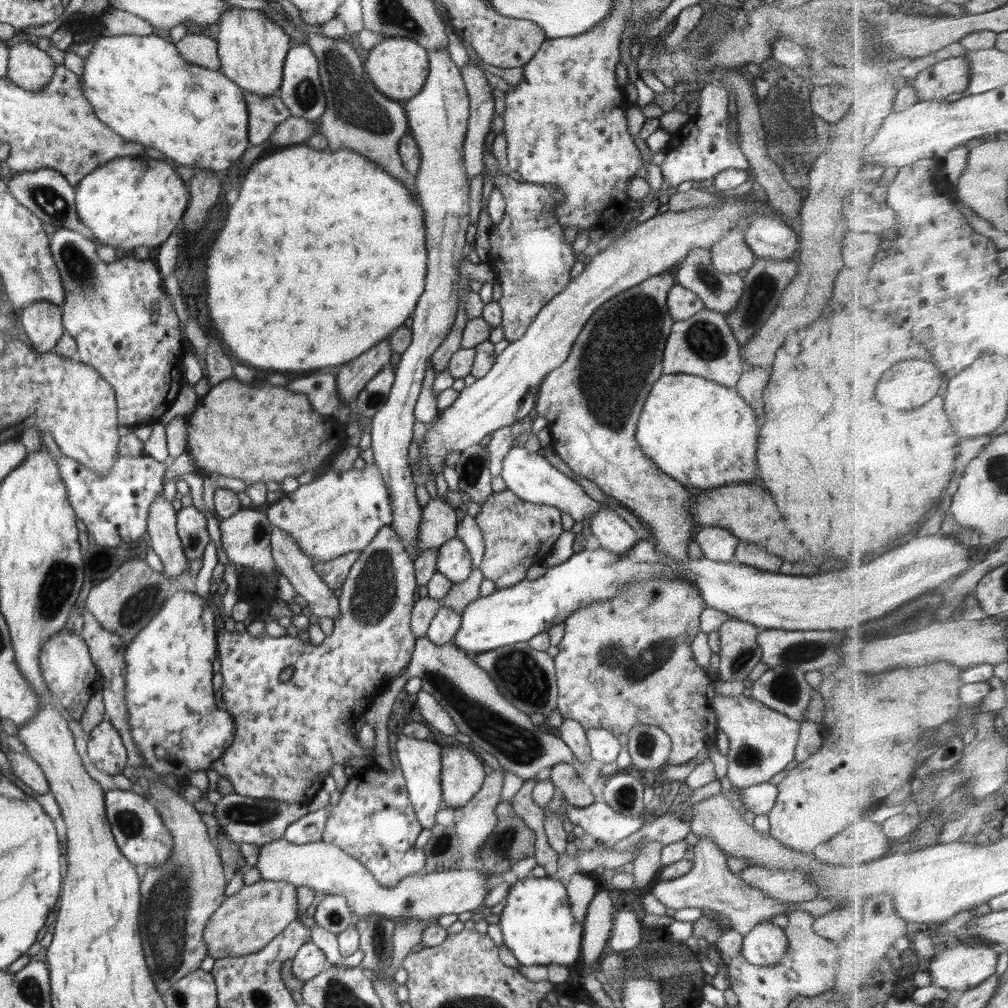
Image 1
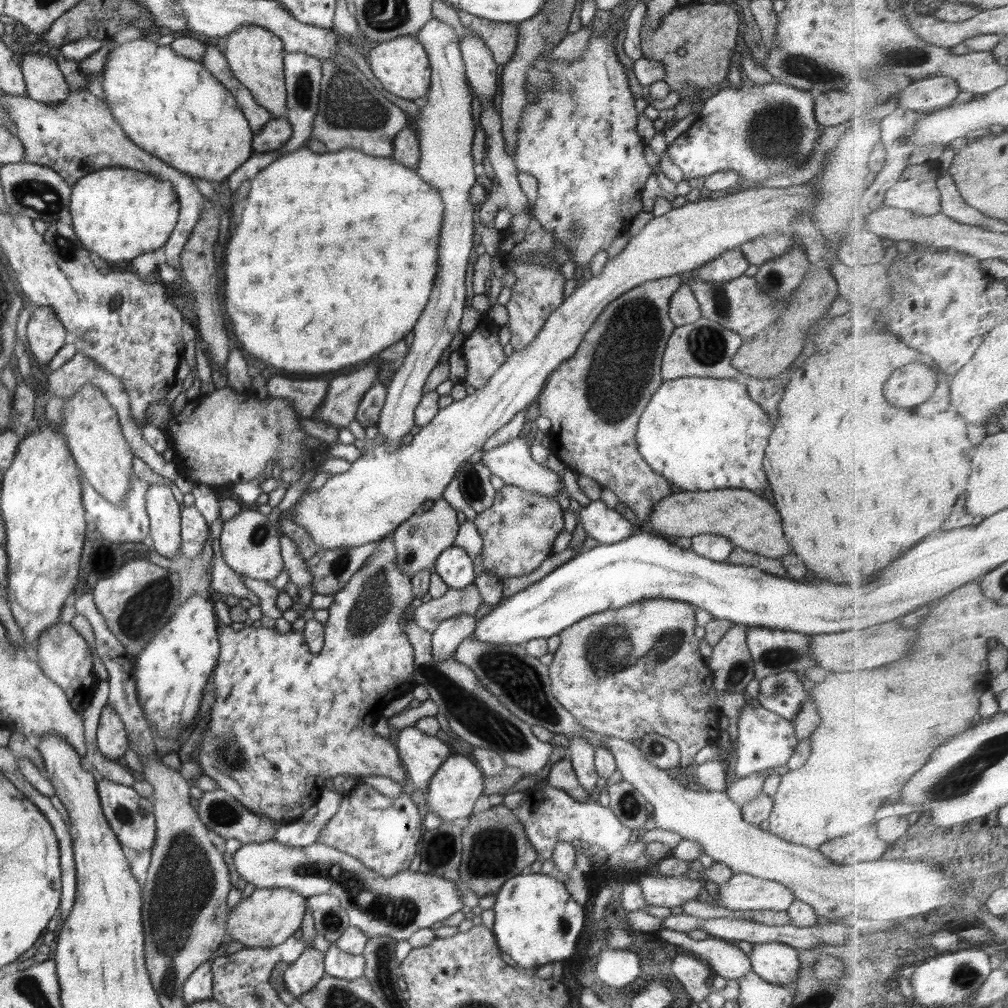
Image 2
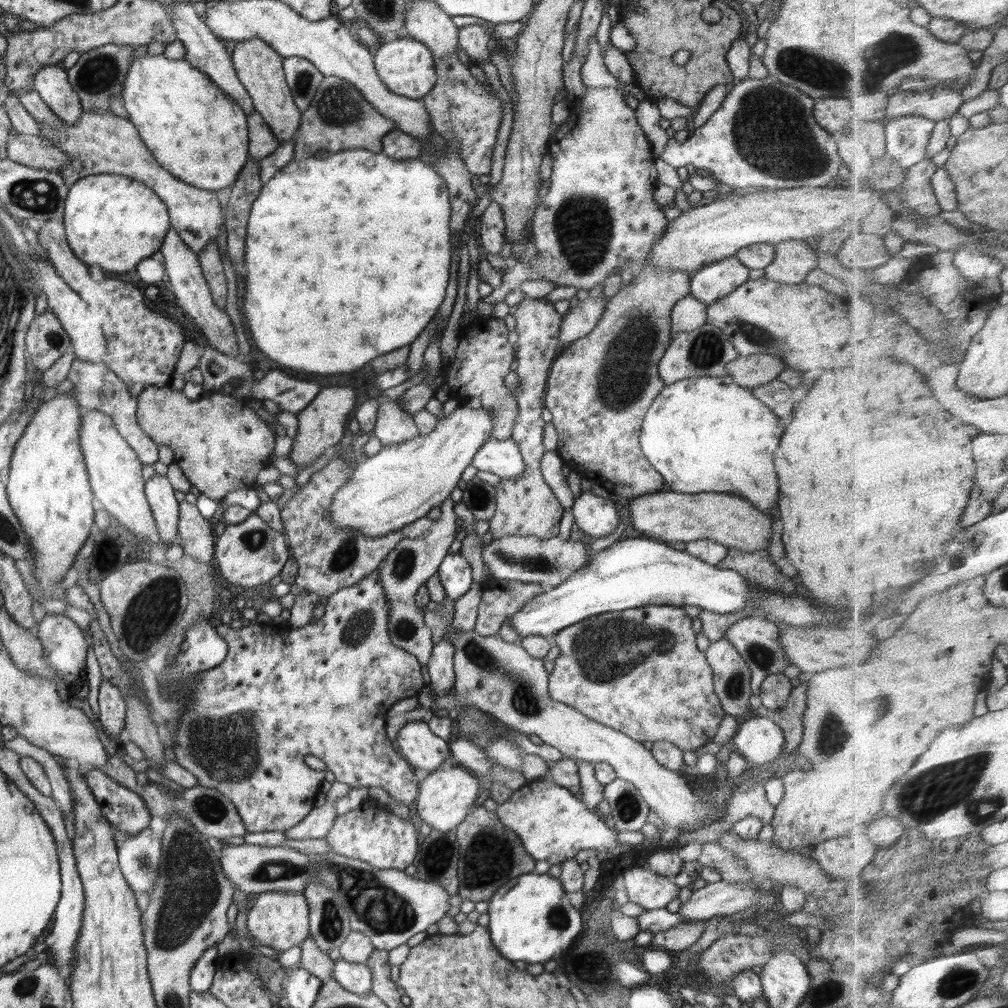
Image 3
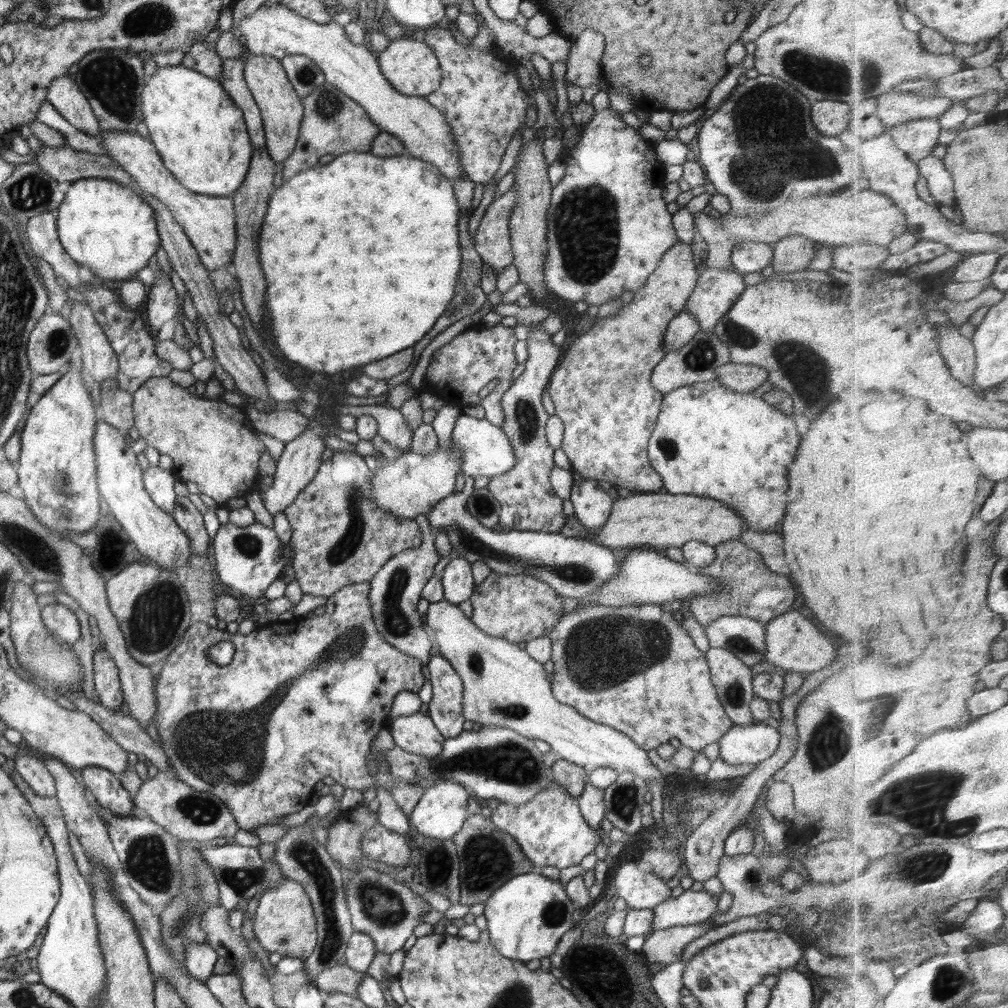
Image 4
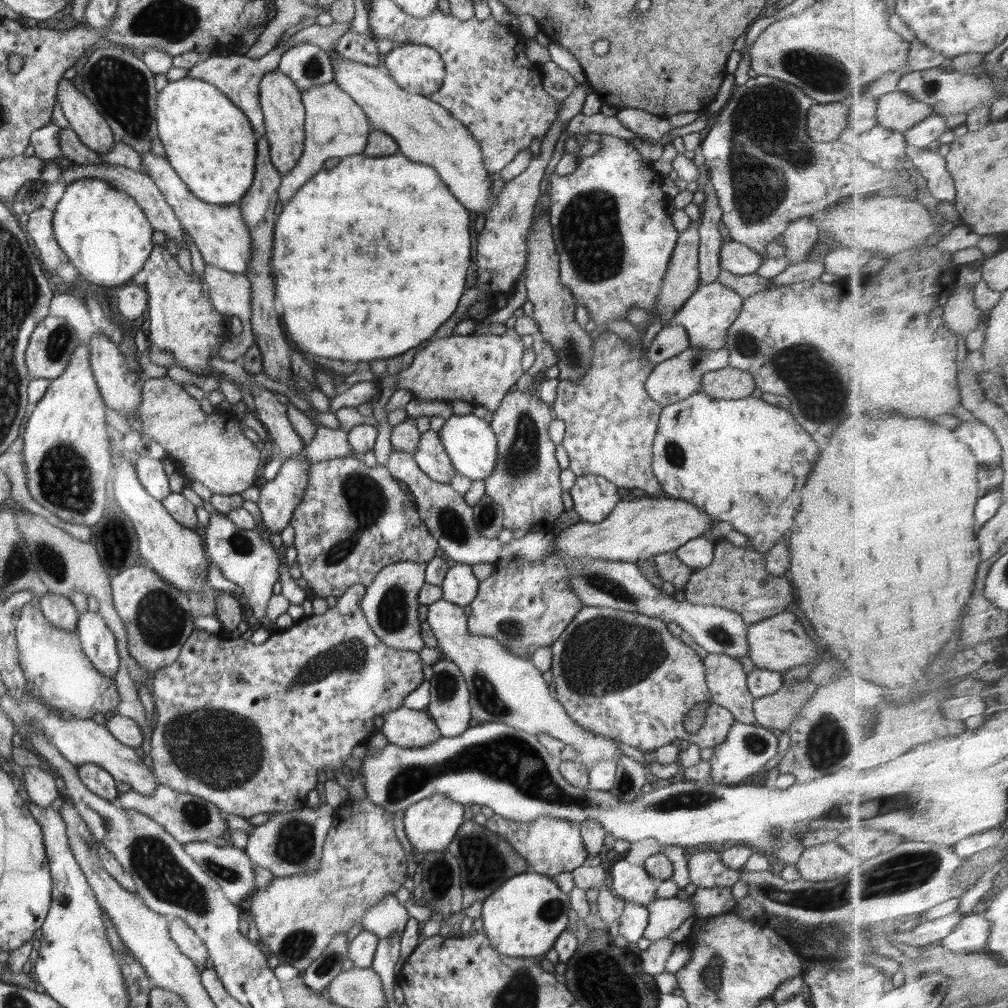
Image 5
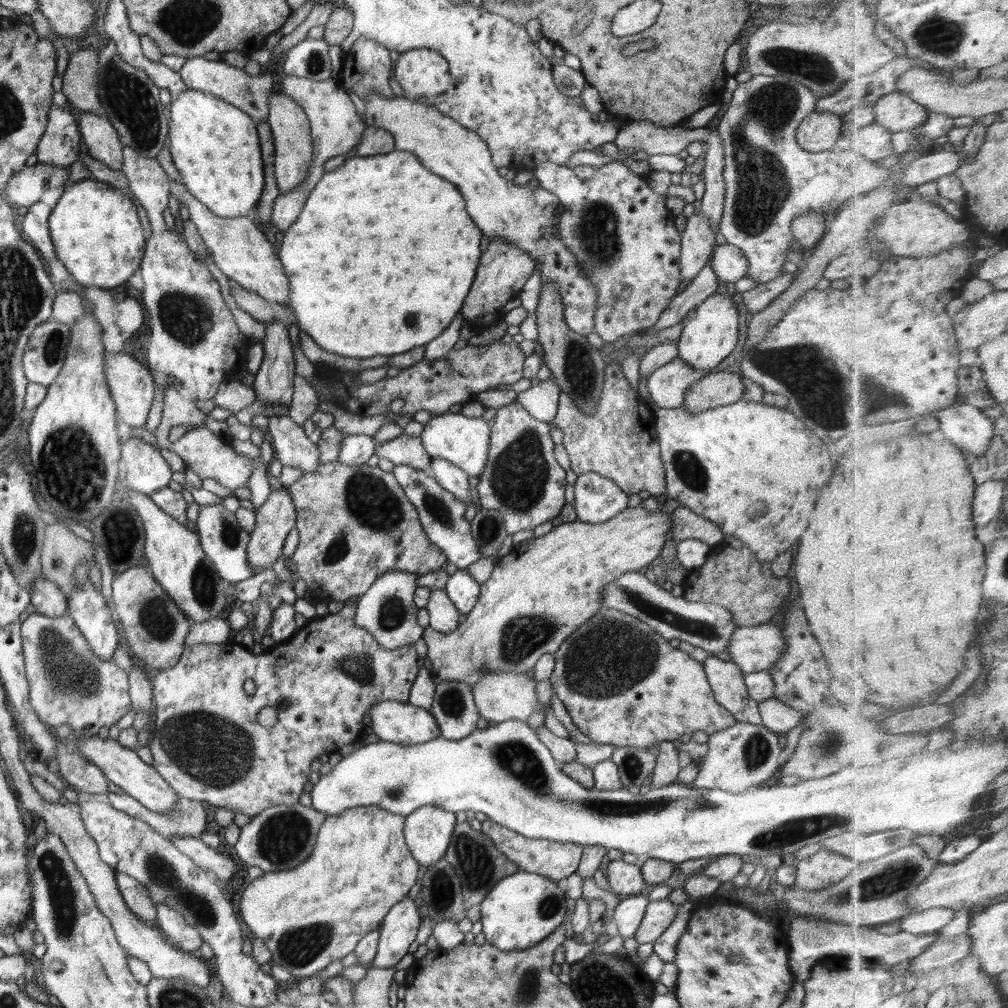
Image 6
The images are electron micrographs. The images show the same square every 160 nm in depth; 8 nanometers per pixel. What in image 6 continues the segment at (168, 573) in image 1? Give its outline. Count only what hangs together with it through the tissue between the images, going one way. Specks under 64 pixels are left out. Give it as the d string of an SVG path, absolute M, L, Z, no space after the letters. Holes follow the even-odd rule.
M130 437L121 443L121 460L126 473L125 486L142 494L162 490L172 480L168 455L141 438Z

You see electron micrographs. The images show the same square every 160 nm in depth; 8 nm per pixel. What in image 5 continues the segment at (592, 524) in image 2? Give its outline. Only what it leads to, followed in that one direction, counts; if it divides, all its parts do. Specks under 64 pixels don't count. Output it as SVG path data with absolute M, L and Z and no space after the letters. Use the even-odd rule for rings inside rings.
M595 474L576 477L570 494L580 521L592 524L602 522L622 499L613 482Z

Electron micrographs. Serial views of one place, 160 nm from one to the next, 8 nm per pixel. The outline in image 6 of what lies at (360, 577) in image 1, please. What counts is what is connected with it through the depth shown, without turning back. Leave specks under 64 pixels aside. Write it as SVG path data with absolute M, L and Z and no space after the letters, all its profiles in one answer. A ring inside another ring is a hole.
M348 600L344 608L337 614L318 617L309 620L296 634L286 642L275 643L270 650L264 650L260 655L254 655L252 649L246 648L236 641L227 641L222 644L193 644L184 646L183 653L179 661L170 669L151 674L153 688L153 721L149 746L153 756L151 764L158 774L174 789L179 798L208 802L216 807L231 810L234 813L249 815L251 818L264 812L268 807L278 805L293 805L298 803L298 798L304 790L304 784L308 782L310 774L310 764L316 759L325 759L334 752L339 752L344 744L354 743L360 734L368 731L366 725L362 723L364 714L368 713L370 707L377 702L398 701L408 703L409 694L417 678L419 668L419 657L413 645L403 646L399 649L386 650L380 646L376 639L365 628L356 626L357 606L349 606ZM253 680L256 691L254 695L247 695L244 691L244 682ZM264 706L272 706L277 712L277 722L272 727L264 727L256 721L256 714Z

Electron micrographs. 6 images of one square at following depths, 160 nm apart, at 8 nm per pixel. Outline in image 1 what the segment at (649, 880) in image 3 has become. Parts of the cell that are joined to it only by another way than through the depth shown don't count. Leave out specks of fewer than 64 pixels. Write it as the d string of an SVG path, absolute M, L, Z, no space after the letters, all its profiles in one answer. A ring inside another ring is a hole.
M700 836L694 847L695 860L690 869L683 877L672 880L657 881L650 887L651 892L667 908L708 908L714 912L722 912L730 919L727 923L743 937L748 934L752 927L760 924L776 914L786 915L785 900L777 900L766 896L763 890L750 886L738 874L732 873L726 865L727 856L720 847L711 841L709 836Z

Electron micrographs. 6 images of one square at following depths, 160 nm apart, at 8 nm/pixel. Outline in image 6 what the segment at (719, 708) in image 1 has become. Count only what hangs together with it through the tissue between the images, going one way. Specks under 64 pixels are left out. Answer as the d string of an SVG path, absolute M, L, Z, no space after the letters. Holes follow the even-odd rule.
M736 722L734 726L711 734L707 742L707 755L703 761L698 761L699 772L692 786L718 788L734 794L767 786L781 768L778 758L782 750L778 737L779 734L764 725L750 722Z

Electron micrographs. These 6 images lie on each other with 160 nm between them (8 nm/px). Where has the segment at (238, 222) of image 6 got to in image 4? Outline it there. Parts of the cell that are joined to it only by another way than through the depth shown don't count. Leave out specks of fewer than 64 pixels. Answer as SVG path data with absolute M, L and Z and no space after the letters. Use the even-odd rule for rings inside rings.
M122 131L98 132L107 154L117 165L131 174L134 182L170 210L175 221L182 227L192 246L197 250L200 262L209 270L232 267L236 248L235 210L233 200L227 197L208 197L184 188L164 166L163 160L150 139L136 133Z

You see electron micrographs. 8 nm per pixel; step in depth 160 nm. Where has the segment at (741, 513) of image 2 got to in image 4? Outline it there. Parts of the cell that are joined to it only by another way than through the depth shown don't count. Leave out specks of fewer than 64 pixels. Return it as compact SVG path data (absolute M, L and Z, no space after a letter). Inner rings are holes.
M636 493L615 498L608 520L596 530L591 530L592 542L613 549L652 548L659 550L672 546L682 547L686 542L699 541L716 547L722 542L739 539L746 530L743 515L728 508L715 498L694 494Z

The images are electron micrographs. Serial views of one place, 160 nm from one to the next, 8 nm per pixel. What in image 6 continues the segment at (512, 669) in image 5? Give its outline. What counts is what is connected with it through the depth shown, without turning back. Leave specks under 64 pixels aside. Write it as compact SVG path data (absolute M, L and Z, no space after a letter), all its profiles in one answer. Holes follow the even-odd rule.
M432 589L425 610L429 615L429 625L443 633L455 631L463 619L445 590ZM484 671L484 675L480 675L480 682L476 683L471 690L476 708L482 718L495 723L522 721L527 724L527 718L532 713L545 709L537 697L536 686L538 682L534 678L530 679L528 674Z

